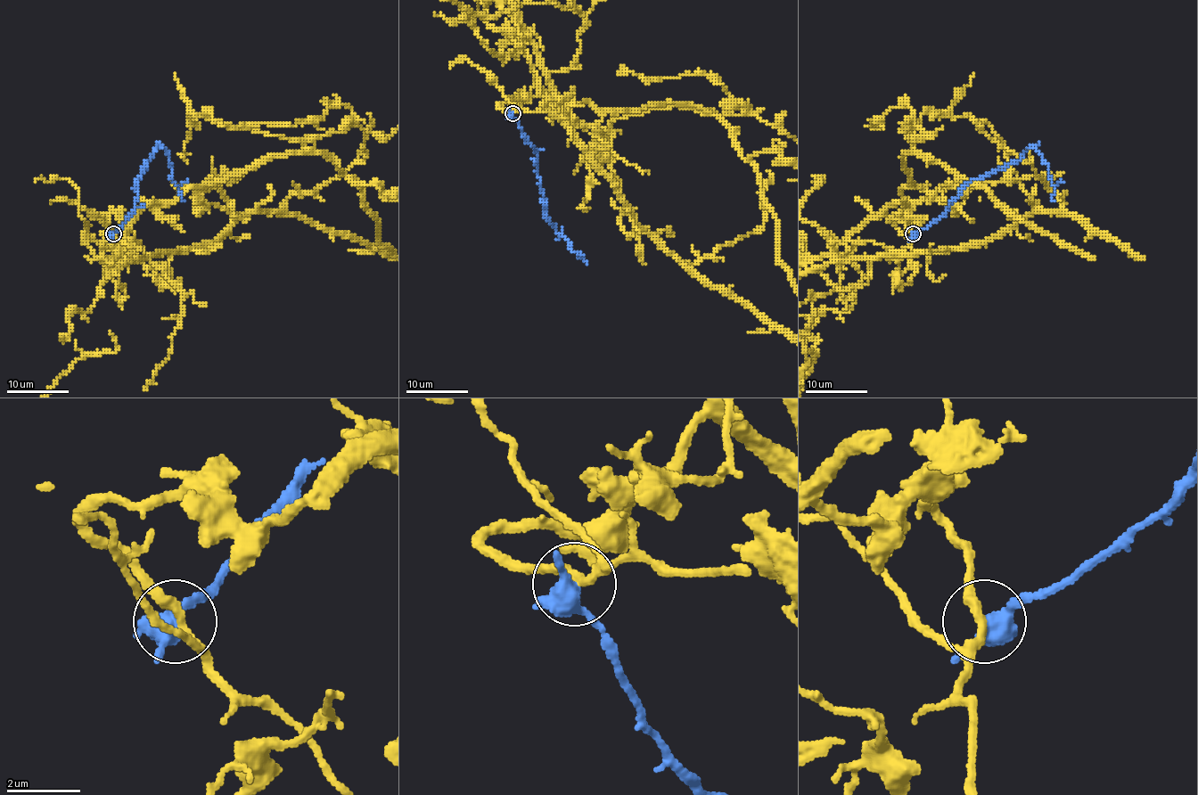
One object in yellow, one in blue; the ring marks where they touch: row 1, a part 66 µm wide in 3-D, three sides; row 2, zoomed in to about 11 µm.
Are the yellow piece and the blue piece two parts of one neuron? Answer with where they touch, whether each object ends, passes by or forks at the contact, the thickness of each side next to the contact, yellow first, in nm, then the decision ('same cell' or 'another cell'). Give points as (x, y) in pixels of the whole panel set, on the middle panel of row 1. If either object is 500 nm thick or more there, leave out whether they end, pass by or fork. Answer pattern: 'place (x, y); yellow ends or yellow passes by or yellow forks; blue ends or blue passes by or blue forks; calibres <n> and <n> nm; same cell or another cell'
place (512, 113); yellow passes by; blue forks; calibres 260 and 380 nm; another cell

